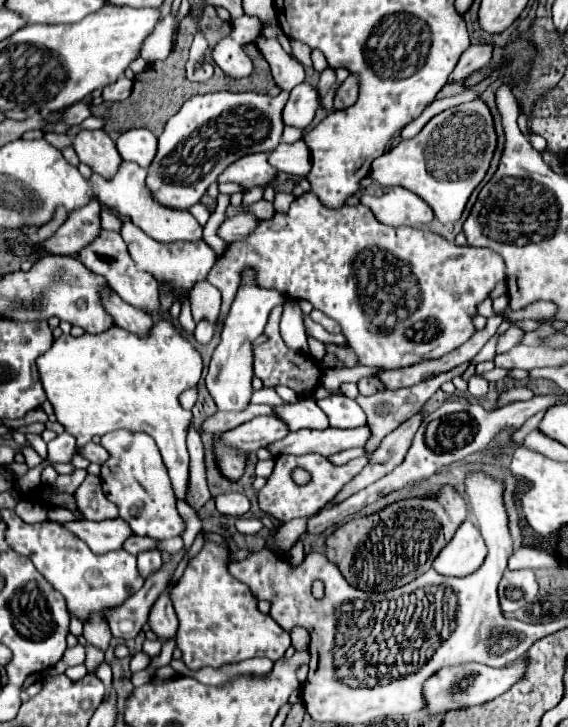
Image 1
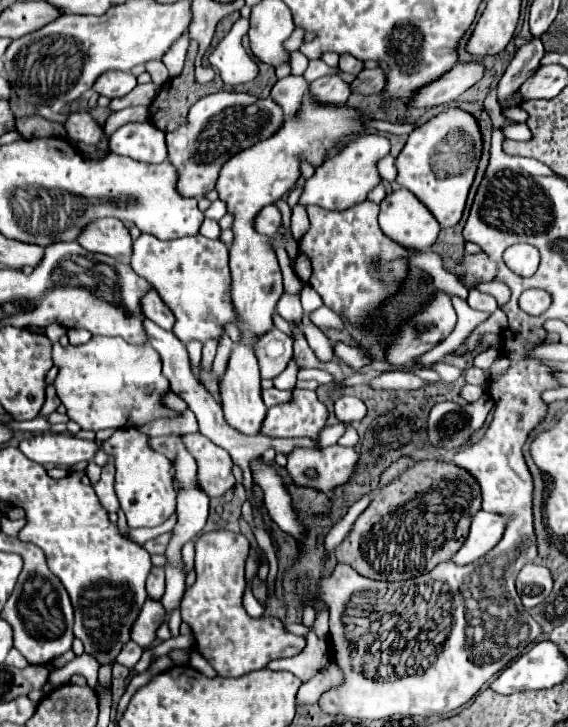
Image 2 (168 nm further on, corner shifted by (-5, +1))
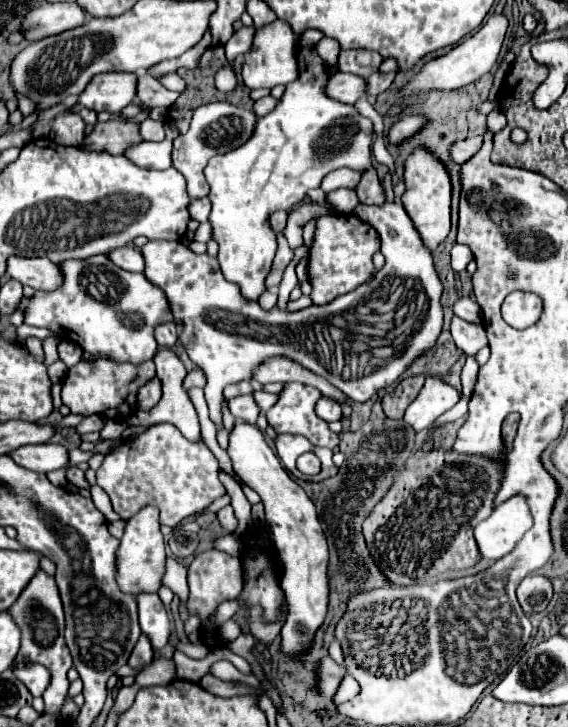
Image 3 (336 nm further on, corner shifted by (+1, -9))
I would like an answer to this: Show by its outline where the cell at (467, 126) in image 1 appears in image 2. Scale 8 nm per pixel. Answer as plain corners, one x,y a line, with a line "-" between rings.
458,108
440,112
410,134
404,150
396,160
396,182
408,188
432,212
442,228
450,228
462,218
480,152
482,136
474,116

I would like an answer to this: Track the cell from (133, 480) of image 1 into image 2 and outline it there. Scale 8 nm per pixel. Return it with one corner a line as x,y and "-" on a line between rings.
132,426
118,428
102,446
116,460
116,494
130,528
154,528
176,512
176,492
172,486
172,466
168,458
148,448
148,436

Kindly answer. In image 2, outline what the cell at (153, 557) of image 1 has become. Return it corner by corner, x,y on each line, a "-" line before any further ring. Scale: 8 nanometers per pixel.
152,568
148,580
146,580
146,590
148,590
148,598
152,600
162,600
164,596
164,570
162,568

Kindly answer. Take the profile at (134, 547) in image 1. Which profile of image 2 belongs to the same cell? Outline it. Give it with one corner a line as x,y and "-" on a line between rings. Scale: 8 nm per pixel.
166,532
166,534
162,534
162,536
154,538
154,540
148,540
148,542
144,544
144,548
146,548
150,554
164,554
170,538
172,538
172,532

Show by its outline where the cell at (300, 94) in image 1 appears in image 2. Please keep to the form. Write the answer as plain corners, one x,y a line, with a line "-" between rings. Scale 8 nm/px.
332,74
332,76
314,80
310,84
310,94
320,102
344,104
348,100
348,96
352,94
352,90
350,90
350,84
346,84
338,74

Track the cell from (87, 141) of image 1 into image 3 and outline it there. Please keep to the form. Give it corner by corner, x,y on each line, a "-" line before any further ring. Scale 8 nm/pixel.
64,112
52,120
50,138
54,138
54,142
60,146
80,146
84,140
84,132
86,124
80,114

